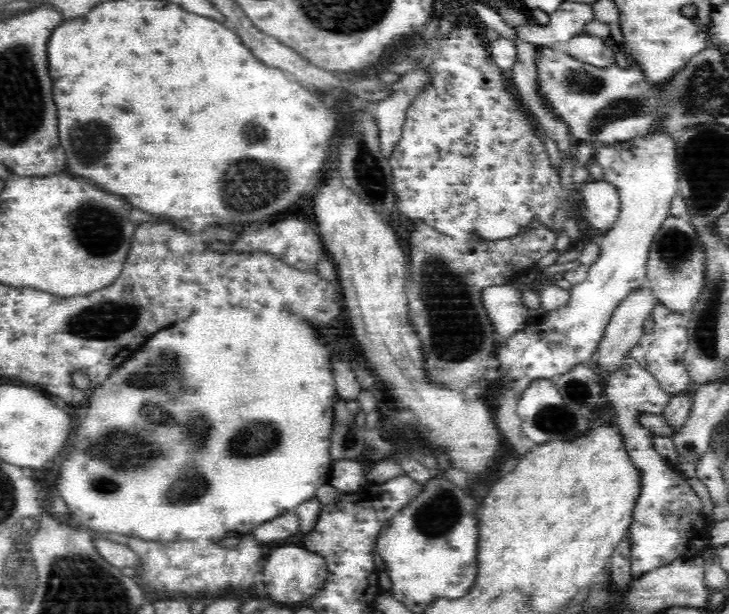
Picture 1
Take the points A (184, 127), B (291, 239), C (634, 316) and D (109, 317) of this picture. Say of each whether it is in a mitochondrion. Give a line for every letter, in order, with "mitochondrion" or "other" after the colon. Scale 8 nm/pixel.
A: other
B: other
C: other
D: mitochondrion

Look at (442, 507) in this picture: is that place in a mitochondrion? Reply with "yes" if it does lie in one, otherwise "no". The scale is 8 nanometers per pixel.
yes

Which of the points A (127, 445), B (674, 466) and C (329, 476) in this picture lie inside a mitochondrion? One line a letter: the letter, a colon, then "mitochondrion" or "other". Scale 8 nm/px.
A: mitochondrion
B: other
C: other

